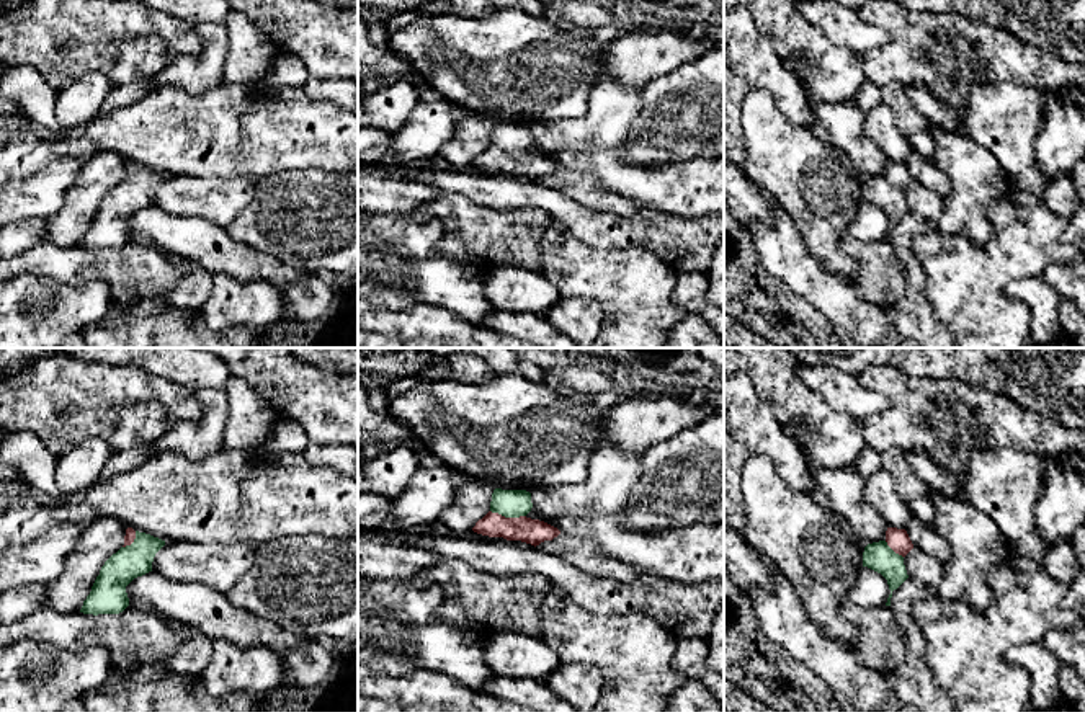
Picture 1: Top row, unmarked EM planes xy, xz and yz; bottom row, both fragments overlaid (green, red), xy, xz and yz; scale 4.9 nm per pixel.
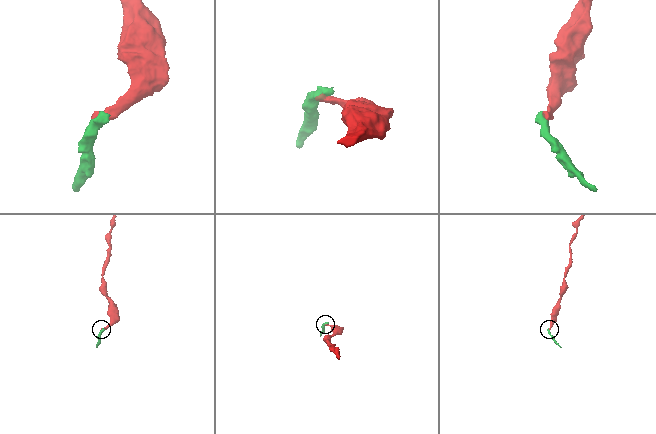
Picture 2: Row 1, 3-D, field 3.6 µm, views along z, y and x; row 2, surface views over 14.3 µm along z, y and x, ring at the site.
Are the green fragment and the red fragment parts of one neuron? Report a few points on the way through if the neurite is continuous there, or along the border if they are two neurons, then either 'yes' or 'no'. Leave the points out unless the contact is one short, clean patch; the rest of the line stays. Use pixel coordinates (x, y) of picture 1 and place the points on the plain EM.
way xz (512, 137), (509, 151), (520, 162), (531, 165); yes

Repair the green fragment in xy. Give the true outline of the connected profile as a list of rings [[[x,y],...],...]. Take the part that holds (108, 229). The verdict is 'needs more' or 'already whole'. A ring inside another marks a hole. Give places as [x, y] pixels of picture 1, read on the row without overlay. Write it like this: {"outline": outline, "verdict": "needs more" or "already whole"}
{"outline": [[[127,162],[124,180],[101,201],[80,247],[93,250],[123,247],[129,240],[126,220],[152,206],[154,191],[163,180],[165,175]]], "verdict": "needs more"}

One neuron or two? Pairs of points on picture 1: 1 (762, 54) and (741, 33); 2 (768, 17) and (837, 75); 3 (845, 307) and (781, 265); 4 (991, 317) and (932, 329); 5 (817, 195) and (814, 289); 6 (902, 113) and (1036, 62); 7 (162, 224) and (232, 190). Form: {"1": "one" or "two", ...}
{"1": "one", "2": "one", "3": "one", "4": "two", "5": "two", "6": "two", "7": "two"}

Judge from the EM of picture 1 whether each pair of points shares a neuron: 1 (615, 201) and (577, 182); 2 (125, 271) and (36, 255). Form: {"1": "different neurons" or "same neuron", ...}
{"1": "same neuron", "2": "same neuron"}

